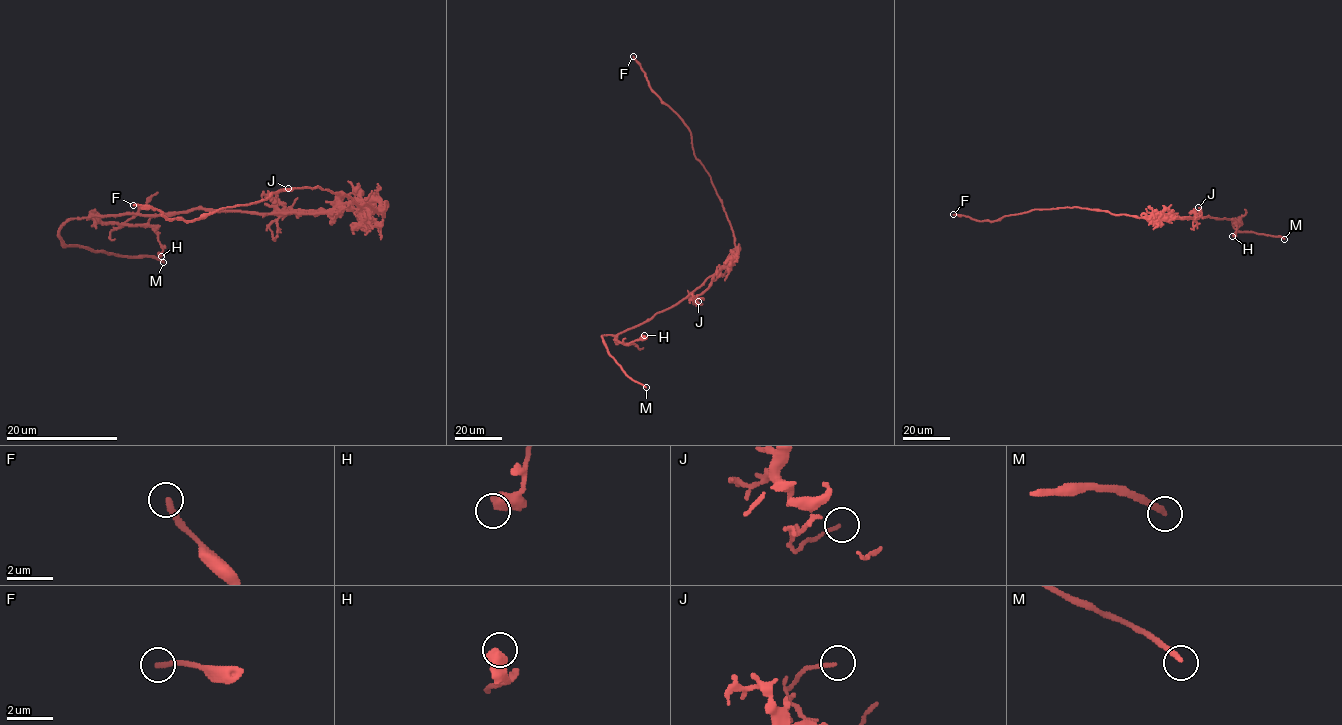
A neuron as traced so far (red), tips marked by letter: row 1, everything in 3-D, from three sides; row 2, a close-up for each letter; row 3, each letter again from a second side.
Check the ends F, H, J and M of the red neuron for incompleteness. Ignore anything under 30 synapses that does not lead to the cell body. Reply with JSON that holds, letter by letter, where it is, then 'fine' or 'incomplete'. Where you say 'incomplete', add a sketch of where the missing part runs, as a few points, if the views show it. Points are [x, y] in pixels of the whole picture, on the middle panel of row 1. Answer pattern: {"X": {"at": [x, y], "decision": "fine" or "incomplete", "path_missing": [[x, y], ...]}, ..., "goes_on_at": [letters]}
{"F": {"at": [633, 56], "decision": "fine"}, "H": {"at": [644, 335], "decision": "fine"}, "J": {"at": [698, 301], "decision": "fine"}, "M": {"at": [646, 387], "decision": "incomplete"}, "goes_on_at": ["M"]}

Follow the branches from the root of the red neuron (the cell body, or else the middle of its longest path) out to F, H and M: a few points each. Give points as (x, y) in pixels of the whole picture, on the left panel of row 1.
F: (379, 203), (375, 212), (317, 187), (272, 192), (193, 220), (170, 220), (158, 209), (133, 205)
H: (379, 203), (342, 202), (319, 213), (189, 209), (91, 215), (102, 223), (149, 226), (161, 256)
M: (379, 203), (342, 202), (319, 213), (189, 209), (70, 219), (59, 231), (67, 245), (163, 262)

